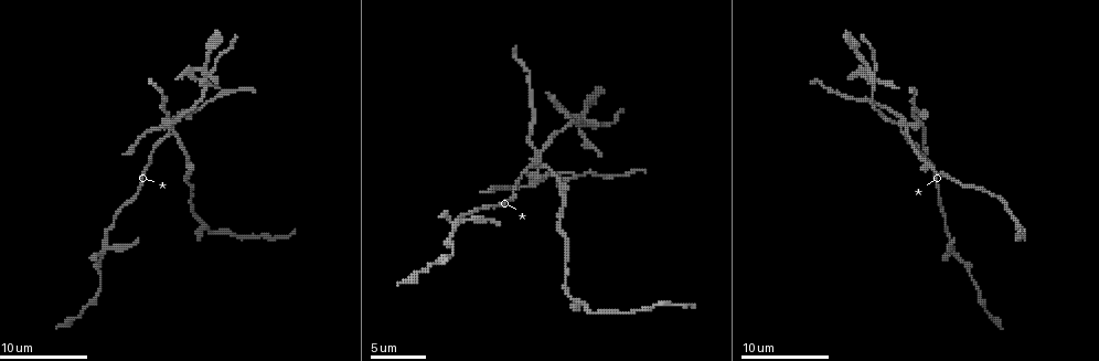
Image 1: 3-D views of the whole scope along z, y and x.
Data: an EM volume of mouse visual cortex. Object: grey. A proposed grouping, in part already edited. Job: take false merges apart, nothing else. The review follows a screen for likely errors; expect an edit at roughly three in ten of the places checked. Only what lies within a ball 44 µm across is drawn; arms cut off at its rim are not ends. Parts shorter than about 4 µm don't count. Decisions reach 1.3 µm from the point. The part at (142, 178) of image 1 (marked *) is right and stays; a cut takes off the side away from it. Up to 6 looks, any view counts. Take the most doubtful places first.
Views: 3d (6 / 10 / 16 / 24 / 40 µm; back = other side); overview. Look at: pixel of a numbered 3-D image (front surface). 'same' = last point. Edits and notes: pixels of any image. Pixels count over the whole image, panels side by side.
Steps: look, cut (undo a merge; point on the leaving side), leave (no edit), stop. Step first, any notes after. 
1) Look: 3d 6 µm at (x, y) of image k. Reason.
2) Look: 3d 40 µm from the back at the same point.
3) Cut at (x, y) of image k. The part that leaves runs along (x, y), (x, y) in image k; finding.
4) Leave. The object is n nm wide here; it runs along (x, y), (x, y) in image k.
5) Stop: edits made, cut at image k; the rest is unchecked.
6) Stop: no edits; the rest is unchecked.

Look: 3d 6 µm at (171, 125) of image 1.

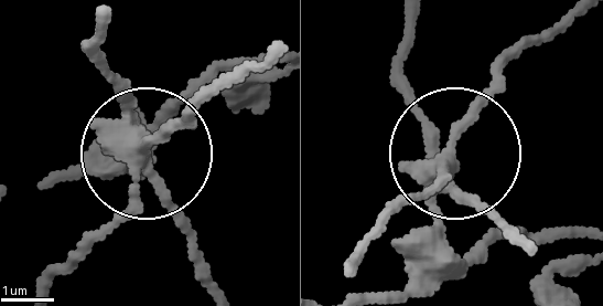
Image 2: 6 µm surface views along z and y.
Cut at (419, 255) of image 2. The side arm is 13 µm long; the part that leaves runs along (138, 134), (207, 288) in image 2; a second neuron is stuck on.

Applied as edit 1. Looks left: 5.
Look: 3d 10 µm at (105, 250) of image 1. Four-way junction.

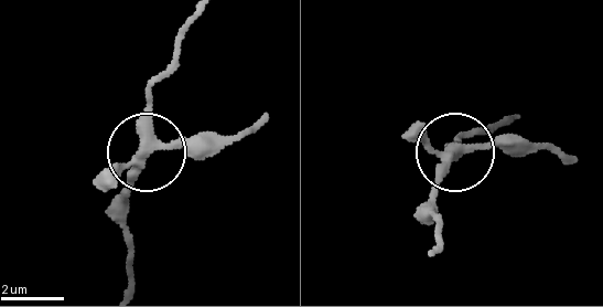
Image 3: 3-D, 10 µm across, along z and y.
Leave. It runs along (513, 114), (465, 136), (460, 151), (531, 146) in image 3; one neuron here.

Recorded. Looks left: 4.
Look: 3d 16 µm at (203, 81) of image 1. Four arms meet.

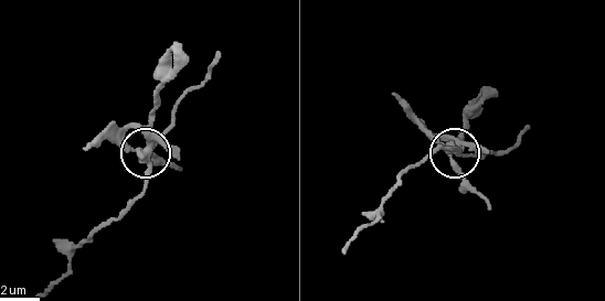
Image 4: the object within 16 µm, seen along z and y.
Cut at (466, 178) of image 4. The part that leaves runs along (148, 152), (148, 119), (158, 70), (176, 42) in image 4; two neurons meet here.

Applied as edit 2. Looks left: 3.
Stop: edits made, cut at image 2, cut at image 4; the rest is unchecked.

